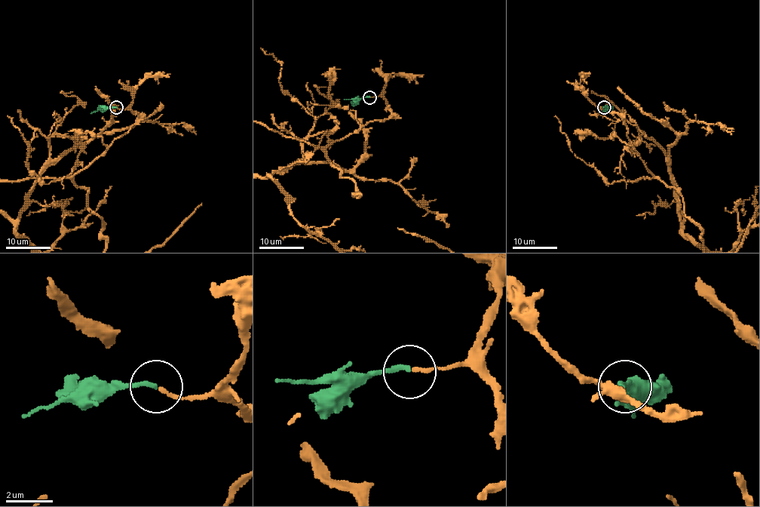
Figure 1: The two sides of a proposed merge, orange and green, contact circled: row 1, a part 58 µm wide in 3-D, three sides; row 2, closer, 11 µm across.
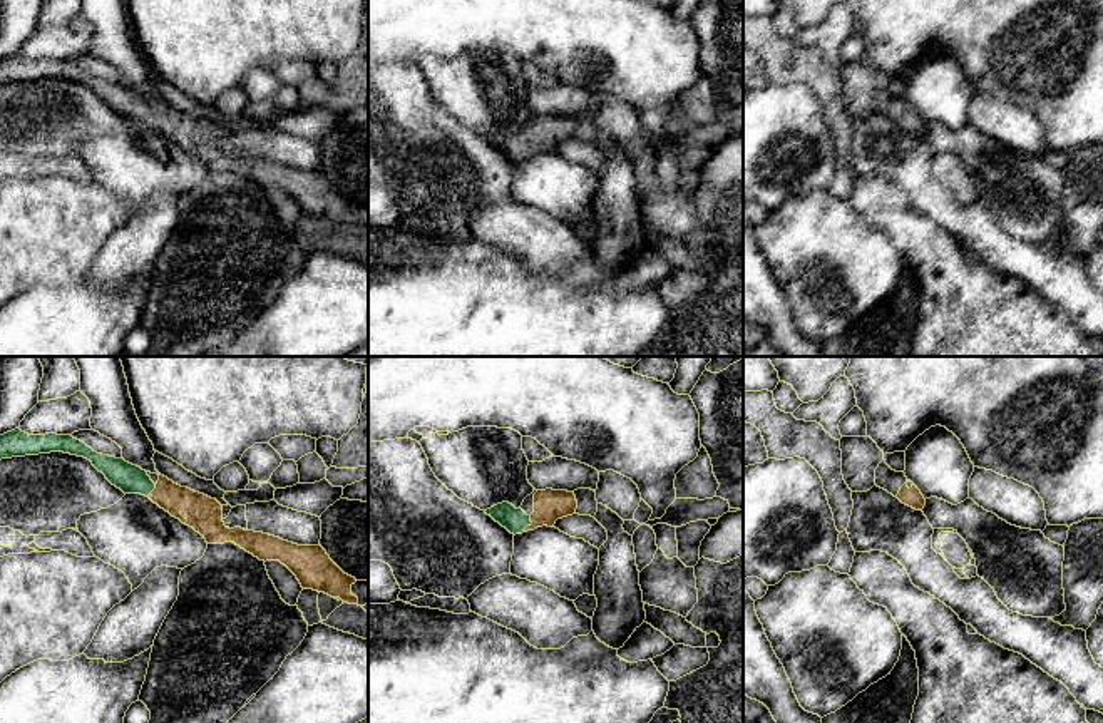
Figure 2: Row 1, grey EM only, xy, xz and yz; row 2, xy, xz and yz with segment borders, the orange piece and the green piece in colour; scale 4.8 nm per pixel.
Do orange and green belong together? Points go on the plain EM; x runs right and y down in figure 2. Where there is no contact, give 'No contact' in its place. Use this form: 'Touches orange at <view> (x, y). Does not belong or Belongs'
Touches orange at xz (531, 149). Belongs

